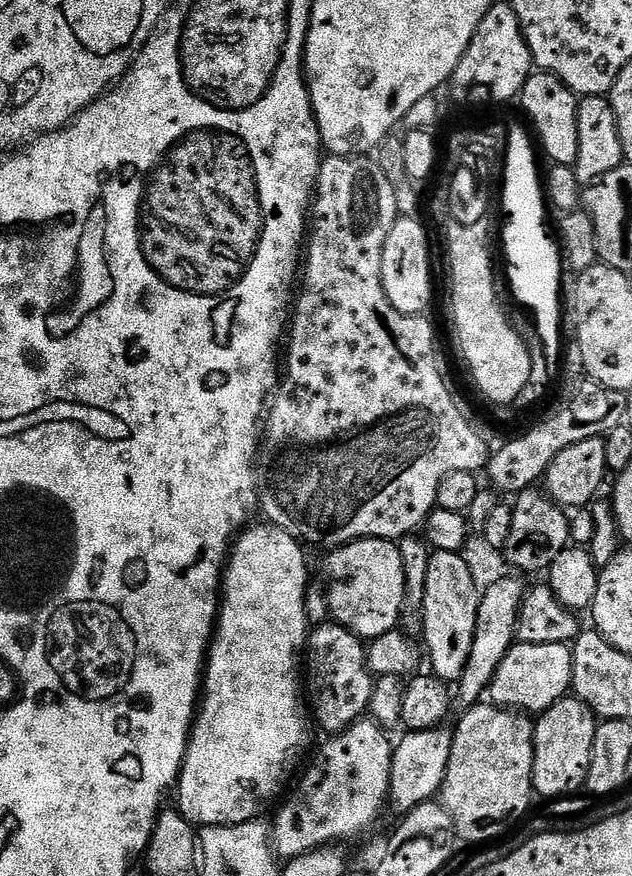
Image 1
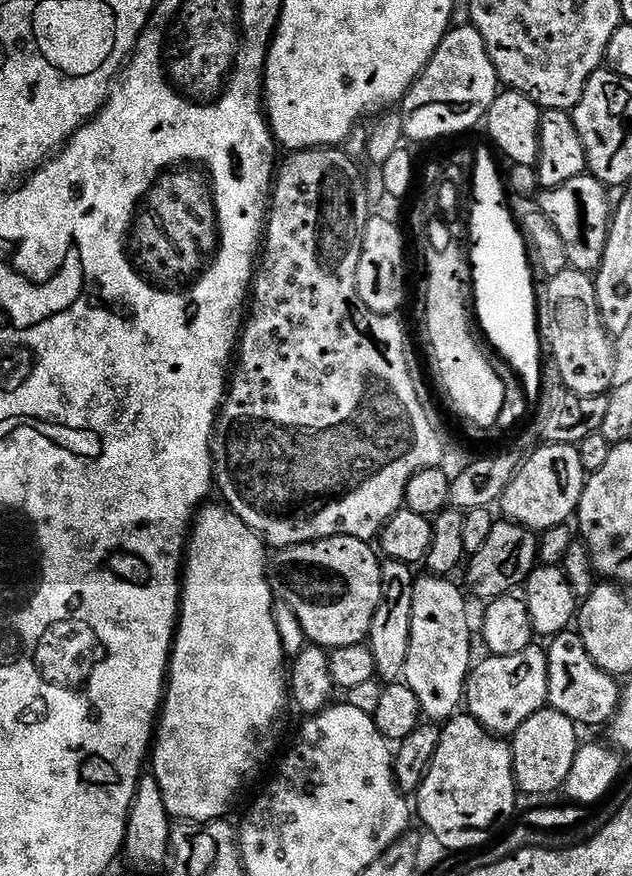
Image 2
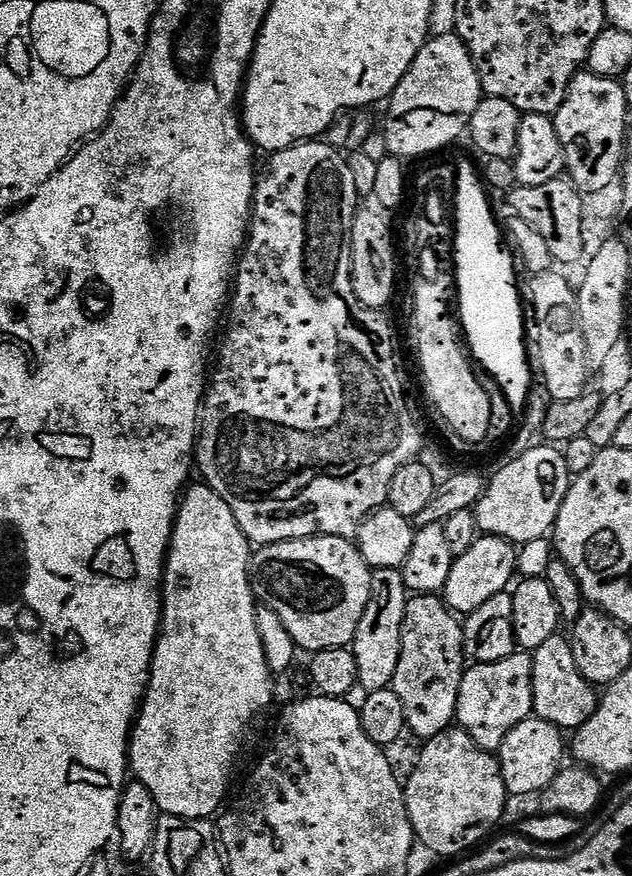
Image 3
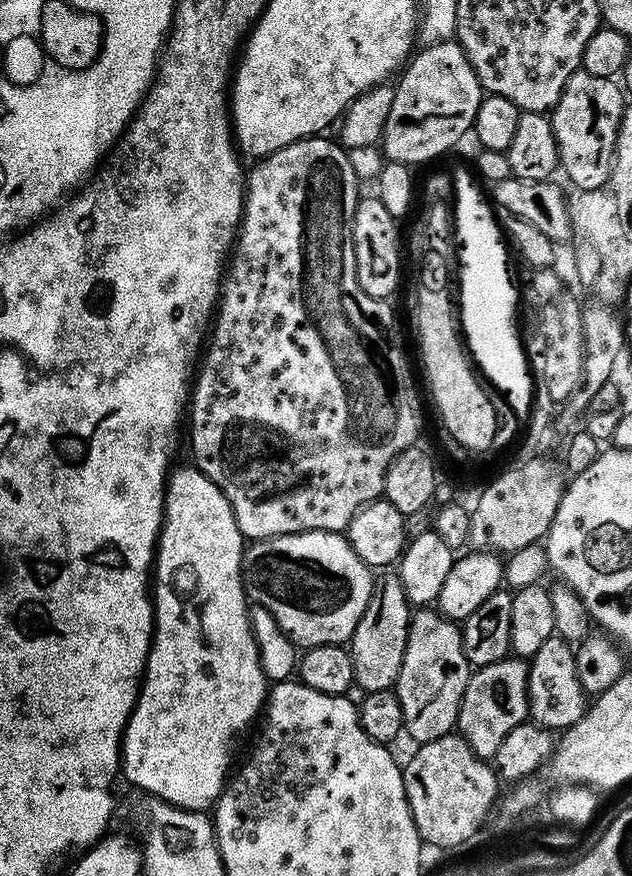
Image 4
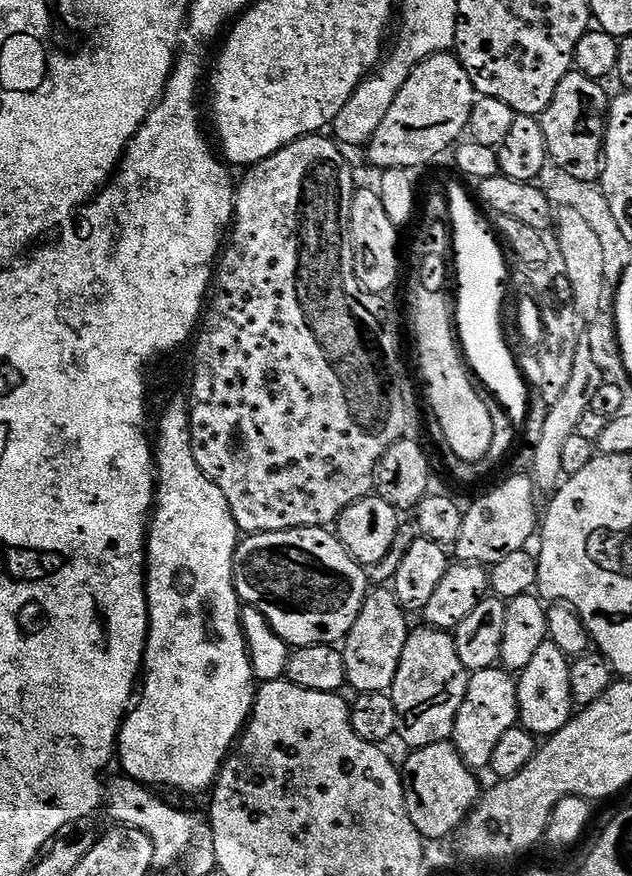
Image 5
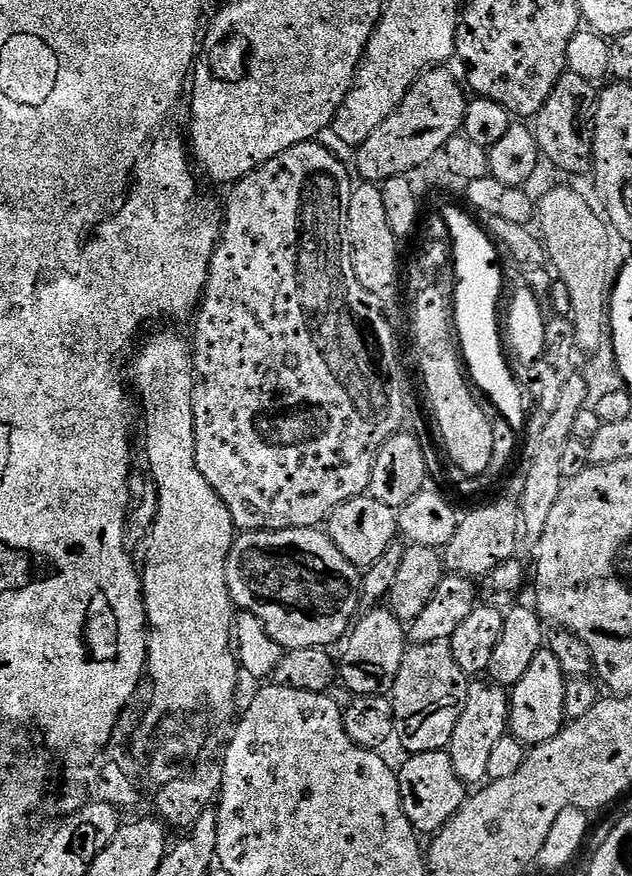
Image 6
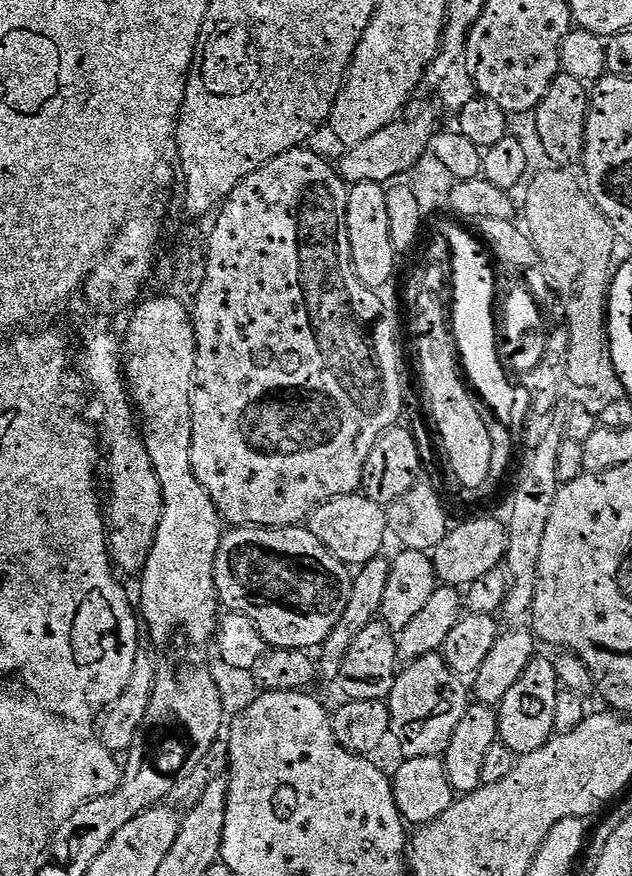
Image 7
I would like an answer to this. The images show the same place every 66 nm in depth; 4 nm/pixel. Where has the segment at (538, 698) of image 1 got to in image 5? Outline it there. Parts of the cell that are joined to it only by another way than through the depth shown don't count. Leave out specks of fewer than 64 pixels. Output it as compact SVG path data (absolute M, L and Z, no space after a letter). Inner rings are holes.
M503 666L484 668L469 675L466 698L462 698L462 706L456 715L456 725L451 739L468 768L487 769L492 763L494 746L498 746L502 734L517 727L520 718L517 683L517 677Z

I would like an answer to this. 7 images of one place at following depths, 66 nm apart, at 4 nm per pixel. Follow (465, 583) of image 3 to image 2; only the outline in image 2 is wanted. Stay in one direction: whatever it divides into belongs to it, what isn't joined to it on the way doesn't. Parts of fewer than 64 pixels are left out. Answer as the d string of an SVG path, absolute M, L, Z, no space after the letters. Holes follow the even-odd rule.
M511 522L496 524L488 532L484 545L467 561L468 588L467 591L477 596L483 602L491 602L499 596L507 596L516 587L523 585L532 575L533 568L538 564L538 536L535 531L521 528Z

